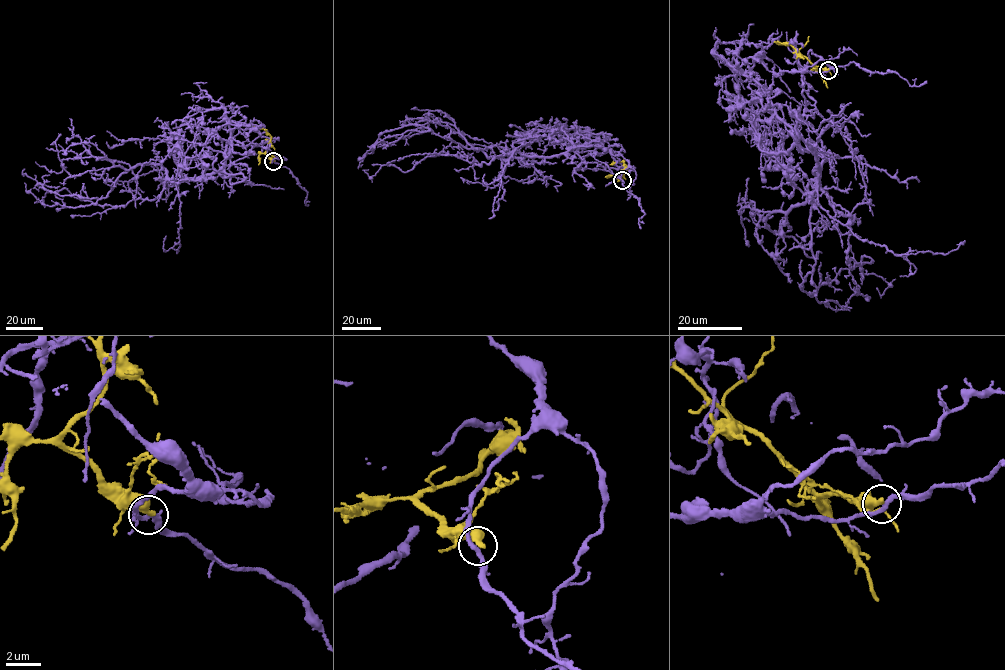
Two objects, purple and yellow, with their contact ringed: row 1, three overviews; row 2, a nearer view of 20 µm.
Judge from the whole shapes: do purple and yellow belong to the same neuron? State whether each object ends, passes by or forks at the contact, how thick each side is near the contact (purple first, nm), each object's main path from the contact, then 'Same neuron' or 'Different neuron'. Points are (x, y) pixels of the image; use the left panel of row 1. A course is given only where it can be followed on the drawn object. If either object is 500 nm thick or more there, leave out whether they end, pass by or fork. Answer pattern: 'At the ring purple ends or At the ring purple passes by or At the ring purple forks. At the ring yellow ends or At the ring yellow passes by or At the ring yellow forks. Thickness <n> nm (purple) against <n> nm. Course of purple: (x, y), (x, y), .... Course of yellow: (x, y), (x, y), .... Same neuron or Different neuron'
At the ring purple passes by. At the ring yellow ends. Thickness 240 nm (purple) against 400 nm. Course of purple: (274, 161), (267, 148), (229, 143), (220, 170), (174, 182), (140, 164), (93, 198), (50, 192), (24, 169). Course of yellow: (274, 161), (265, 153), (271, 137), (263, 128), (252, 125). Different neuron

